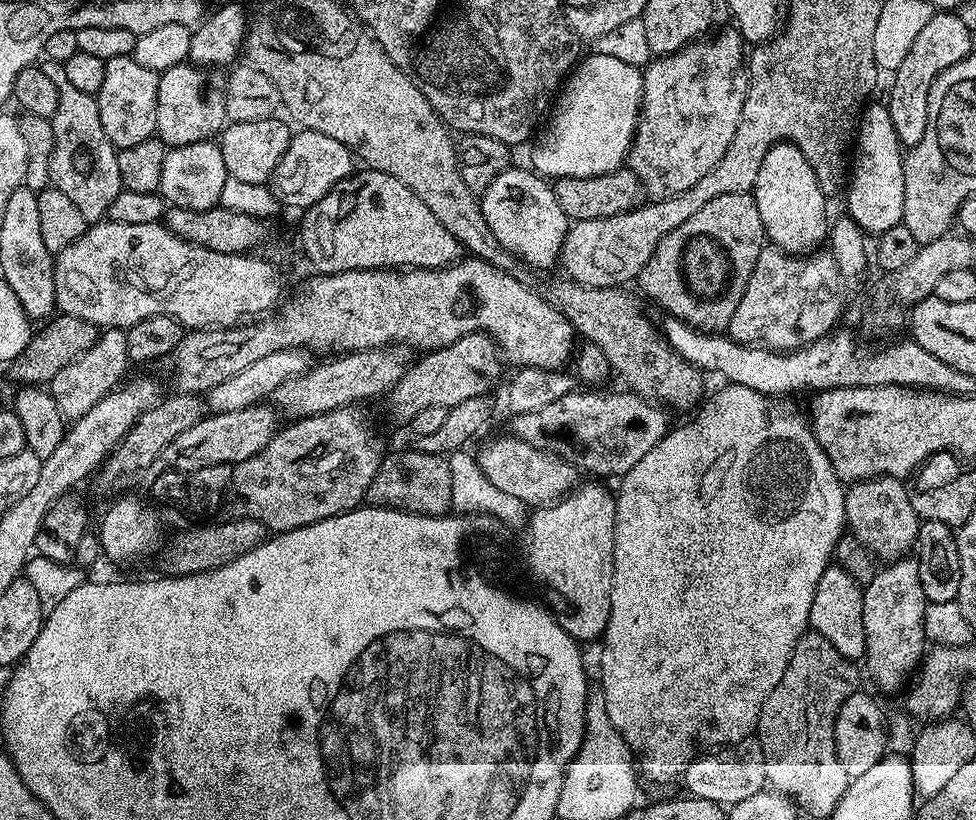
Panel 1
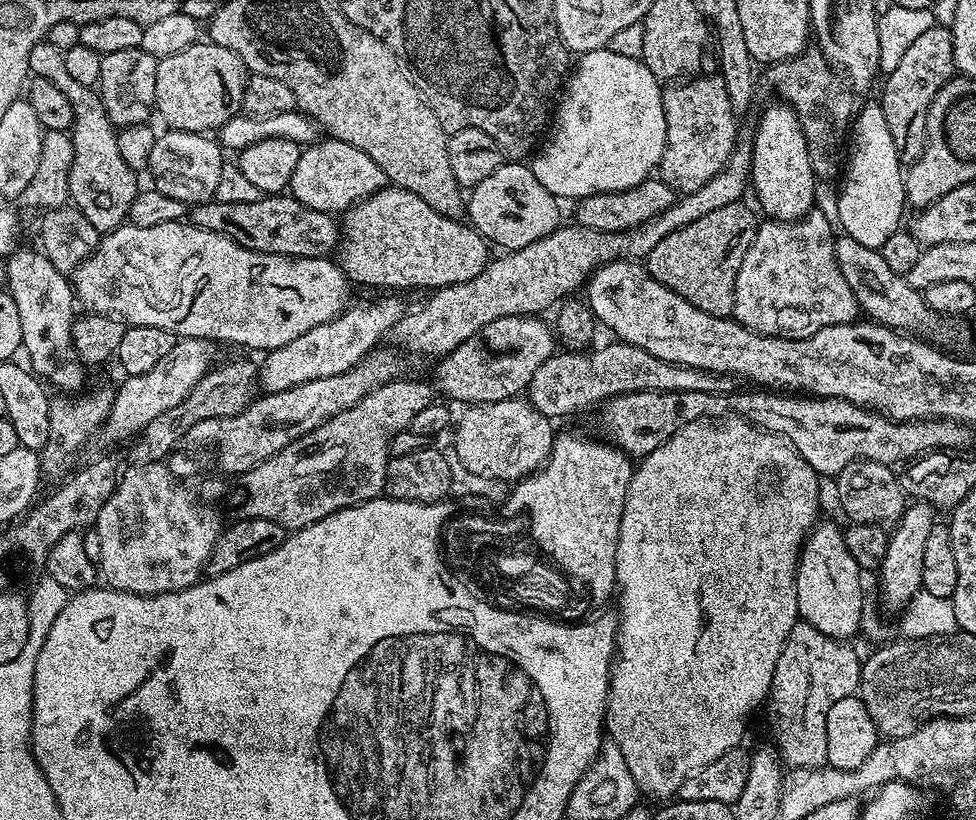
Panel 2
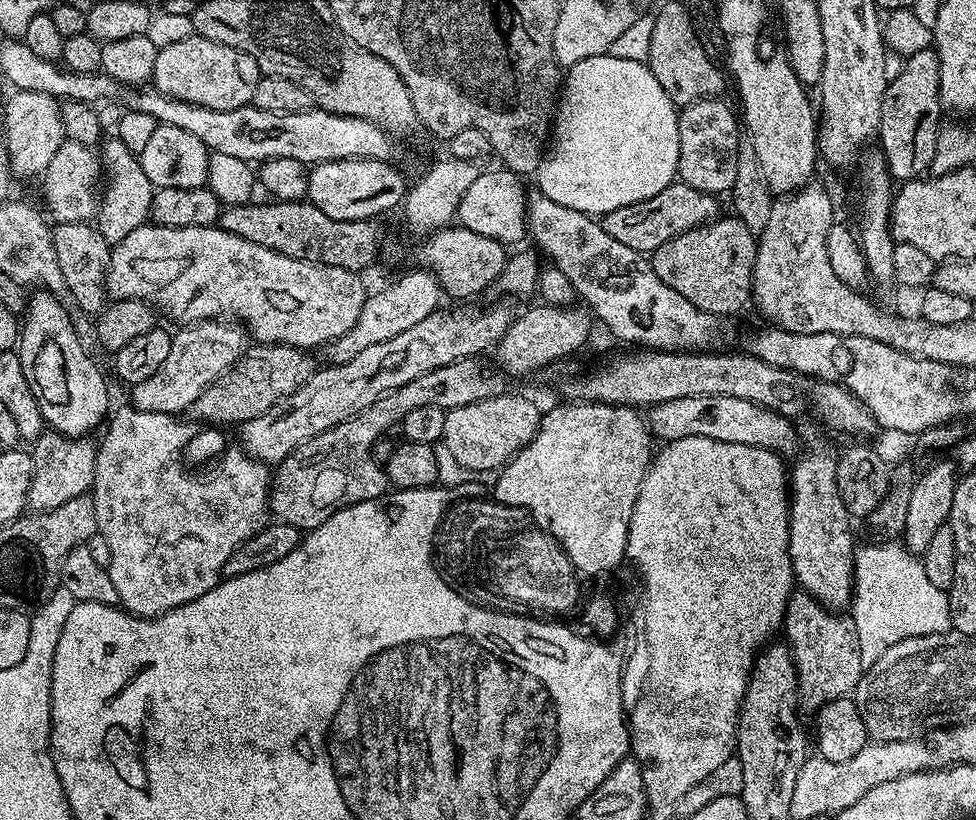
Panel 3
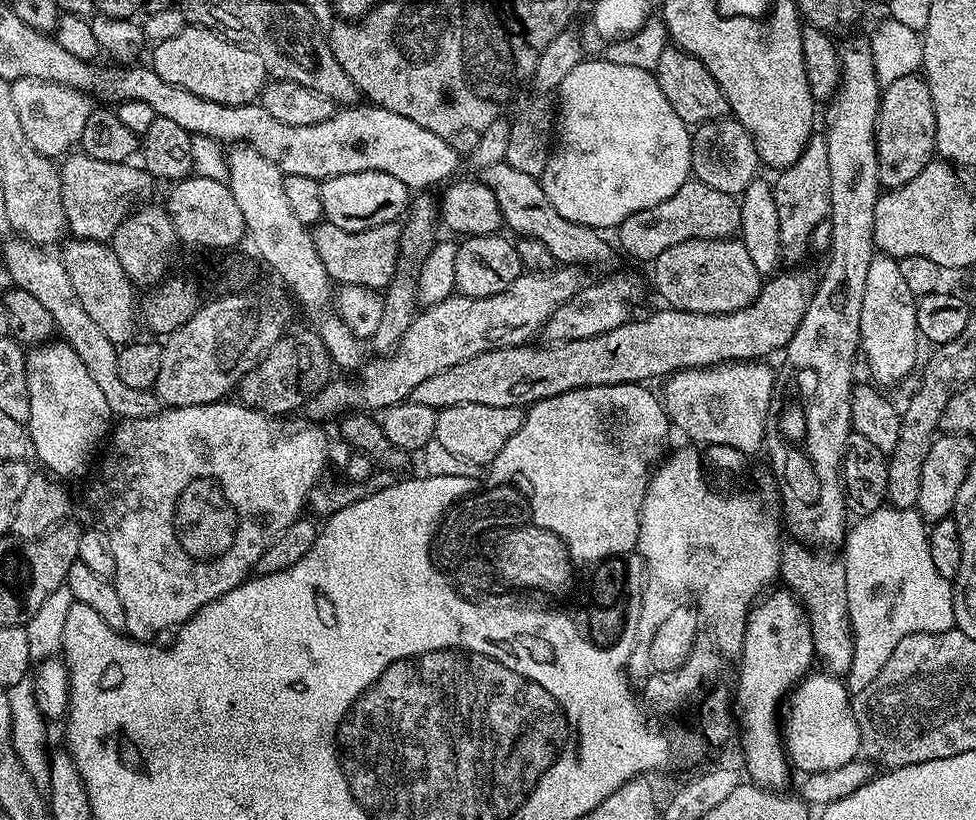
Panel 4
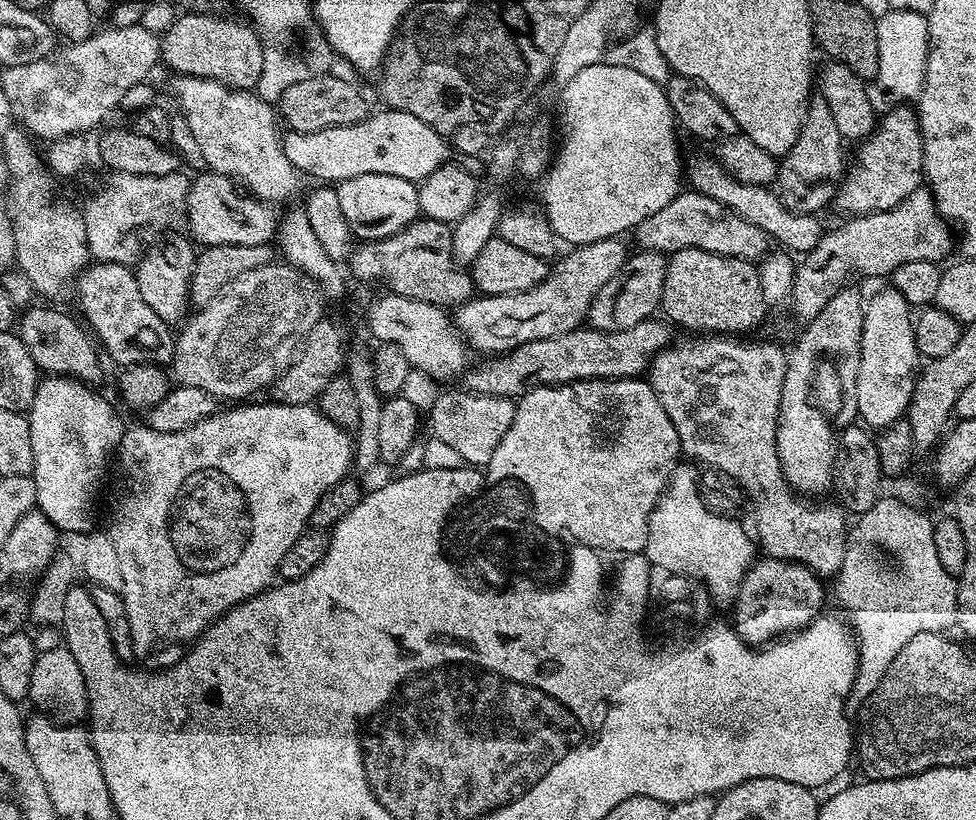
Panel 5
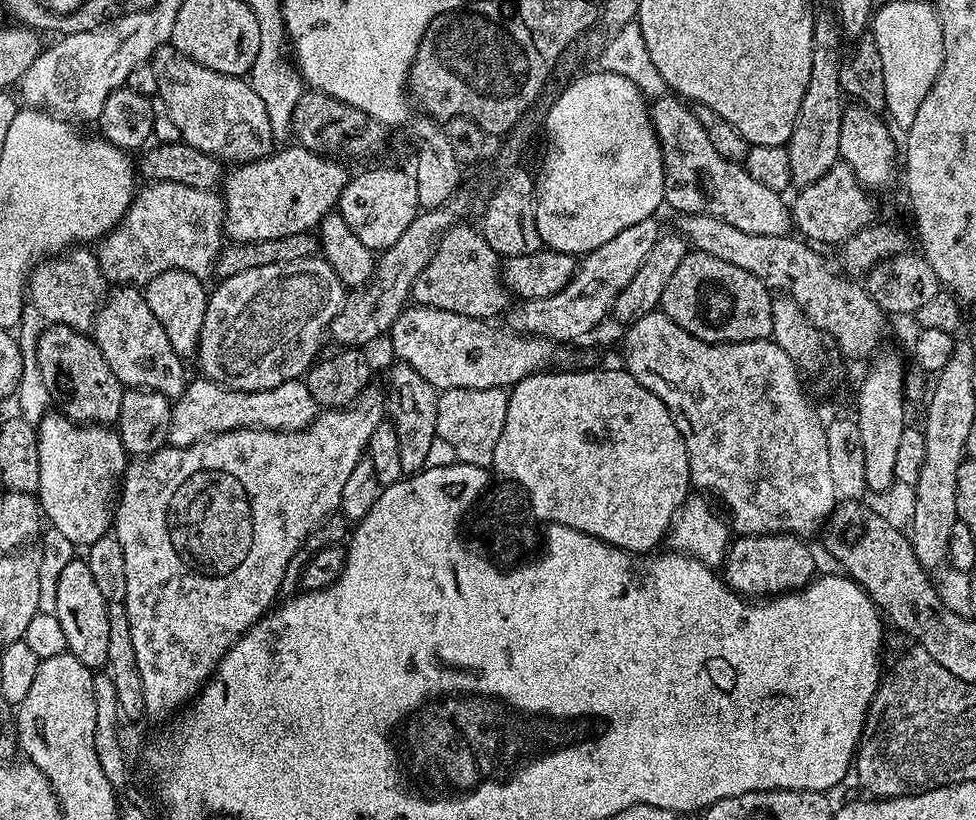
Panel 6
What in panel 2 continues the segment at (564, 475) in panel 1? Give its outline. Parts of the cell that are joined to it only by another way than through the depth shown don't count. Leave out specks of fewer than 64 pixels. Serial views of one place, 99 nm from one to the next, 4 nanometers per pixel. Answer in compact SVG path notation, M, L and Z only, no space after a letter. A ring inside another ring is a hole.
M513 398L489 404L473 404L459 413L454 424L454 450L470 474L515 482L539 471L552 453L553 421L532 408L527 399Z

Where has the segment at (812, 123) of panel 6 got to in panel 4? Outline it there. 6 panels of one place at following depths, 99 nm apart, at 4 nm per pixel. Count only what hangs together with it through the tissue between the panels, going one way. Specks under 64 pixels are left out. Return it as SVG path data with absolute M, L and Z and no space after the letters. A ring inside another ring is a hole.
M813 135L802 150L798 162L783 169L774 180L772 193L774 206L778 206L778 230L780 231L780 247L783 255L800 256L810 248L814 226L825 223L829 219L830 206L830 157L826 155L826 142L823 135Z

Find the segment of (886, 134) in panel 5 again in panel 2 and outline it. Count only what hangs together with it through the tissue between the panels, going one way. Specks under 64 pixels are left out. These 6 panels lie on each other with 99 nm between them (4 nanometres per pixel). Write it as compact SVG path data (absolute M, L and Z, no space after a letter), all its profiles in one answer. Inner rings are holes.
M935 26L923 31L910 45L910 50L902 57L901 65L887 73L884 93L878 96L878 102L890 122L890 134L894 138L894 147L898 149L901 161L905 165L914 163L926 146L928 133L928 111L942 86L953 79L956 72L954 46L951 27Z

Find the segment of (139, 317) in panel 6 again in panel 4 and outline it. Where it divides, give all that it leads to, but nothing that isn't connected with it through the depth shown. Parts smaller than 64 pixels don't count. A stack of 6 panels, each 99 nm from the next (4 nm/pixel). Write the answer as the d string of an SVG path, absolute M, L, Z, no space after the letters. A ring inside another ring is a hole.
M72 238L64 246L62 259L66 275L69 276L86 314L90 314L90 319L100 327L102 334L106 334L106 338L110 338L112 344L123 346L133 343L137 335L136 328L138 329L138 292L126 270L122 270L118 254L114 254L107 243L99 240Z

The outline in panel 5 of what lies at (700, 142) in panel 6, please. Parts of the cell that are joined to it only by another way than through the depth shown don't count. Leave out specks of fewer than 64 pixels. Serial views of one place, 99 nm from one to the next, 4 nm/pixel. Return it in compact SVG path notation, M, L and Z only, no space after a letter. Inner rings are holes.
M696 156L686 164L686 180L693 189L734 210L746 222L754 222L773 241L776 240L781 249L787 250L792 254L803 254L814 250L818 242L824 237L825 225L820 225L821 217L816 214L805 214L795 212L786 207L780 201L779 195L768 186L750 186L746 182L738 182L736 178L721 166L719 159L712 156ZM797 252L797 253L796 253Z

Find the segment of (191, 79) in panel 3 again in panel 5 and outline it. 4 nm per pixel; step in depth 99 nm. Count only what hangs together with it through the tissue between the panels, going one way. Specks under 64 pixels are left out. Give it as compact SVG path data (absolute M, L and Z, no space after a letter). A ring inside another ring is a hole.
M186 12L162 33L160 58L163 67L173 68L181 76L212 79L230 88L255 89L262 74L264 44L259 31L251 23L227 20L211 12Z

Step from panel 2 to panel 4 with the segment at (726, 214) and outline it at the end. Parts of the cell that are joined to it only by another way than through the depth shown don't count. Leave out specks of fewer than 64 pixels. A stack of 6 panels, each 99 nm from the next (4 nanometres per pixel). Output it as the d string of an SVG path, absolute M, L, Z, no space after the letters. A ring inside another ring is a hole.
M739 238L731 240L687 240L678 246L670 246L666 250L662 250L662 254L658 254L658 258L651 261L652 280L656 283L656 288L660 291L660 296L664 299L663 303L669 308L677 308L683 312L693 312L694 314L722 314L723 312L733 312L734 310L742 310L746 306L750 306L750 302L756 300L756 295L760 293L762 287L762 277L758 274L758 270L754 267L754 261L750 258L750 253L746 251L744 241Z

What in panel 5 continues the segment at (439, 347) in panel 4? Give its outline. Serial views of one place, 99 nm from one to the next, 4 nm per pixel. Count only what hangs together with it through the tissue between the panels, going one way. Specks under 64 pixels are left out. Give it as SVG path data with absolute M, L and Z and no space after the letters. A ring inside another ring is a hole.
M613 238L573 247L569 251L572 252L569 256L561 255L551 265L546 279L525 292L502 294L501 296L477 295L455 309L455 331L475 351L477 348L480 352L492 352L488 354L507 354L512 349L534 342L538 338L554 338L558 334L581 327L588 319L590 302L594 302L594 296L598 294L598 290L602 290L602 286L606 286L606 282L610 282L610 278L614 278L614 274L624 267L624 262L630 255L630 249L623 244L624 242L623 239Z

